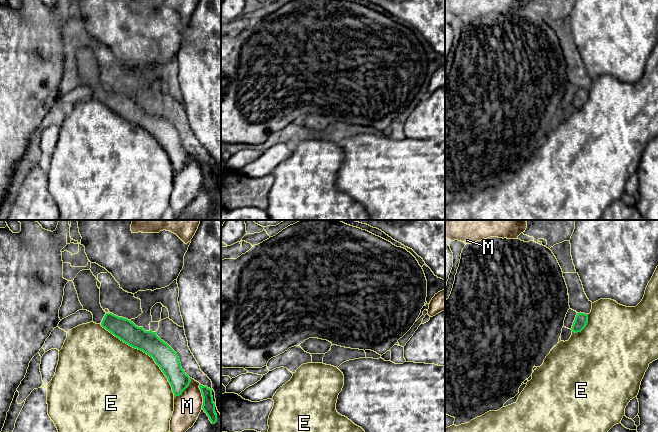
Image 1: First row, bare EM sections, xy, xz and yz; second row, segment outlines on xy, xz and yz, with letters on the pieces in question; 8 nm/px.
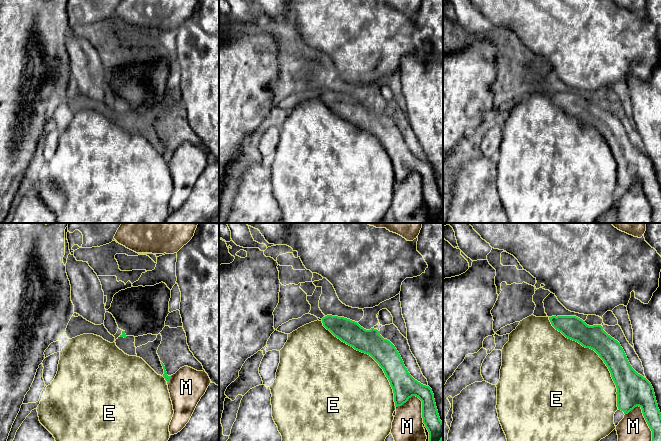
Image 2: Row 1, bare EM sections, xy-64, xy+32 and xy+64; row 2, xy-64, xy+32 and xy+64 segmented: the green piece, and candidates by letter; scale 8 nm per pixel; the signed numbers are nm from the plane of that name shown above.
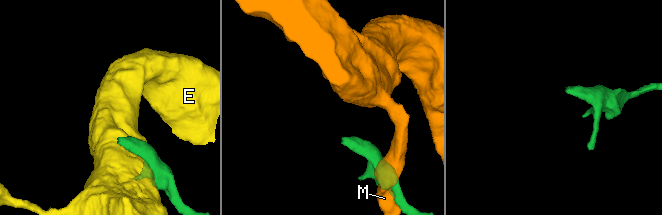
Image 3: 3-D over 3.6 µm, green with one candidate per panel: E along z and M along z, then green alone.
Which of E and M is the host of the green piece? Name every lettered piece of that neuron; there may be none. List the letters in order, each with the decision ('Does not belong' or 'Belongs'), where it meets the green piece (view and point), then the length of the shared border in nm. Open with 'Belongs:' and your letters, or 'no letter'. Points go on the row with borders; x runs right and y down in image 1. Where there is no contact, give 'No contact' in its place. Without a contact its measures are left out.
Belongs: no letter
E: Does not belong. Touches green at xy (145, 352). Shared border 850 nm
M: Does not belong. Touches green at xy (202, 396). Shared border 200 nm

